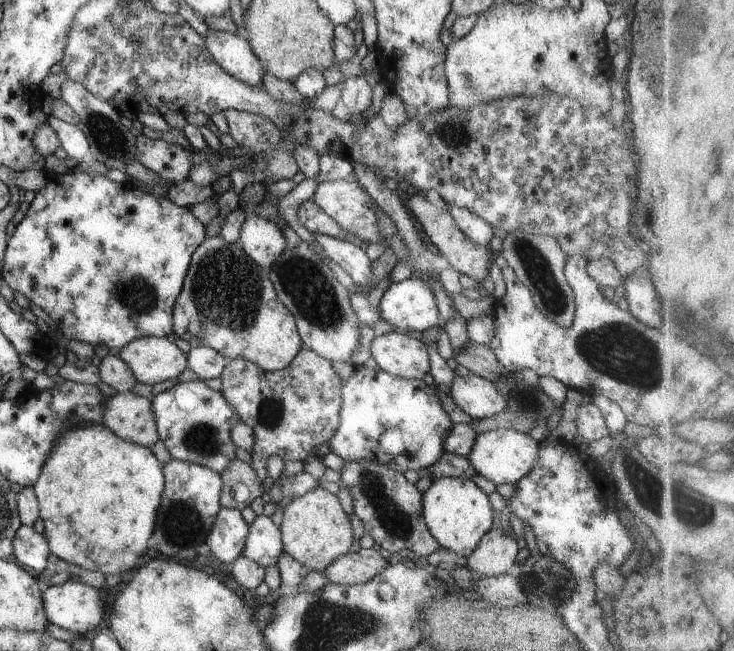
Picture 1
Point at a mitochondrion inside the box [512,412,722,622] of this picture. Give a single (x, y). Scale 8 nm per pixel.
(681, 507)

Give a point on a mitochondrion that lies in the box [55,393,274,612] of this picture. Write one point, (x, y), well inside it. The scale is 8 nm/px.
(181, 523)

